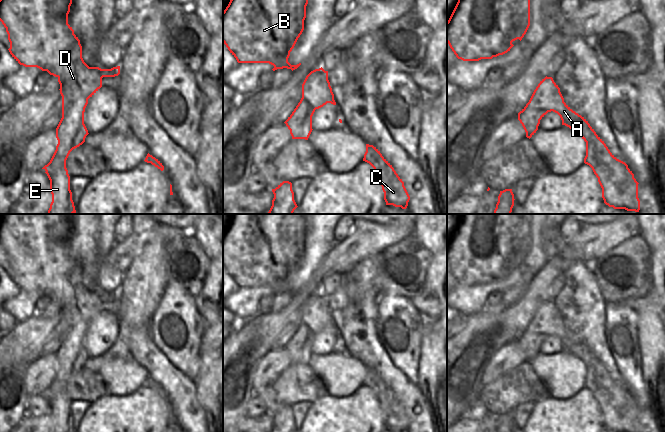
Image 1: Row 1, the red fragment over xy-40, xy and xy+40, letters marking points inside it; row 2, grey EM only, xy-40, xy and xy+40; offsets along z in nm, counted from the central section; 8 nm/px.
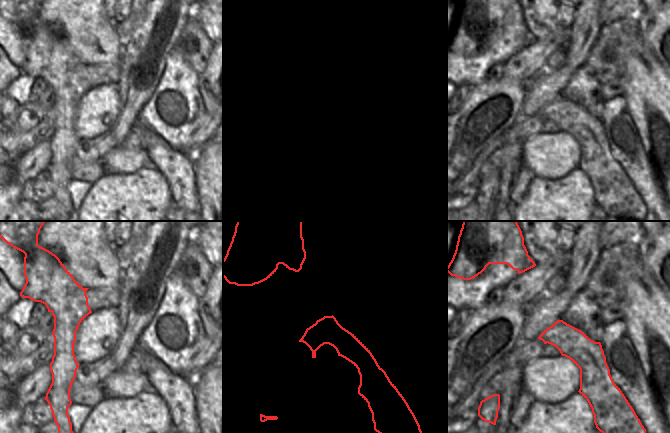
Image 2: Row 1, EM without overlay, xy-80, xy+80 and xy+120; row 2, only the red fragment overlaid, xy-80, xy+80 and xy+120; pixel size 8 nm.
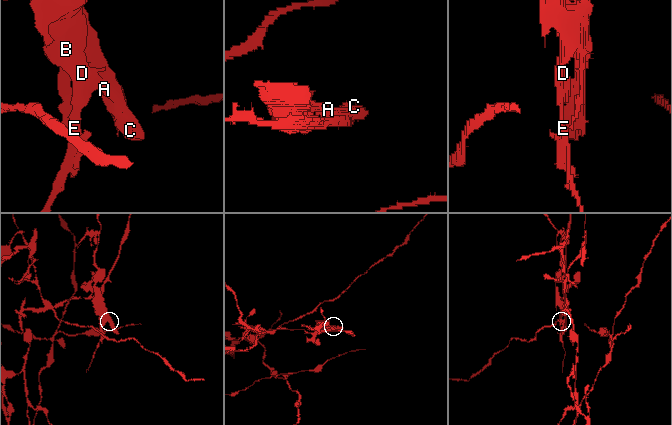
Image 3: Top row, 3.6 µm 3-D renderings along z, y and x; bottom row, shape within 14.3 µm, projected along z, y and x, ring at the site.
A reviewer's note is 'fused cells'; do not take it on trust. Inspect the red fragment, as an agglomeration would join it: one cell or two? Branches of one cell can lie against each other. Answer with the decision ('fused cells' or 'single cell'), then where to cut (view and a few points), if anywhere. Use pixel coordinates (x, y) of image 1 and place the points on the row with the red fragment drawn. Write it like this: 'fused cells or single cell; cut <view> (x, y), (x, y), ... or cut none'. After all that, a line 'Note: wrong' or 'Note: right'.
fused cells; cut xy-40 (58, 76), (67, 100), (81, 95), (87, 99)
Note: right

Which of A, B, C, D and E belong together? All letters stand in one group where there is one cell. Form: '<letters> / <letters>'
A B C D / E

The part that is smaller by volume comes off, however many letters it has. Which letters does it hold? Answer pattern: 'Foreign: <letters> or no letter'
Foreign: E

